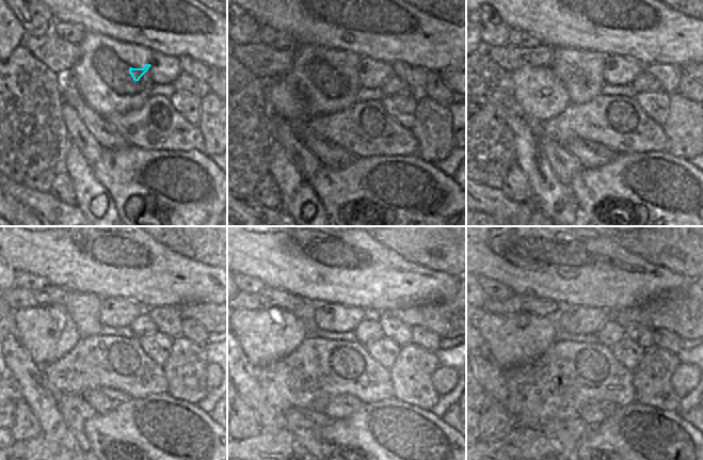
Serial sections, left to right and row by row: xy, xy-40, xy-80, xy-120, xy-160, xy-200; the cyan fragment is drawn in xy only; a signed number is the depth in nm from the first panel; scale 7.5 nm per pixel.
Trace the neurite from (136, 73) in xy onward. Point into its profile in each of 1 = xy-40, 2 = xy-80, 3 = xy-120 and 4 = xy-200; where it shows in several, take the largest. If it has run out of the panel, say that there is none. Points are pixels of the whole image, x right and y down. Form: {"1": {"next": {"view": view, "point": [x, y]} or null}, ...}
{"1": {"next": {"view": "xy-40", "point": [380, 75]}}, "2": {"next": {"view": "xy-80", "point": [629, 69]}}, "3": {"next": {"view": "xy-120", "point": [123, 313]}}, "4": {"next": {"view": "xy-200", "point": [578, 319]}}}

